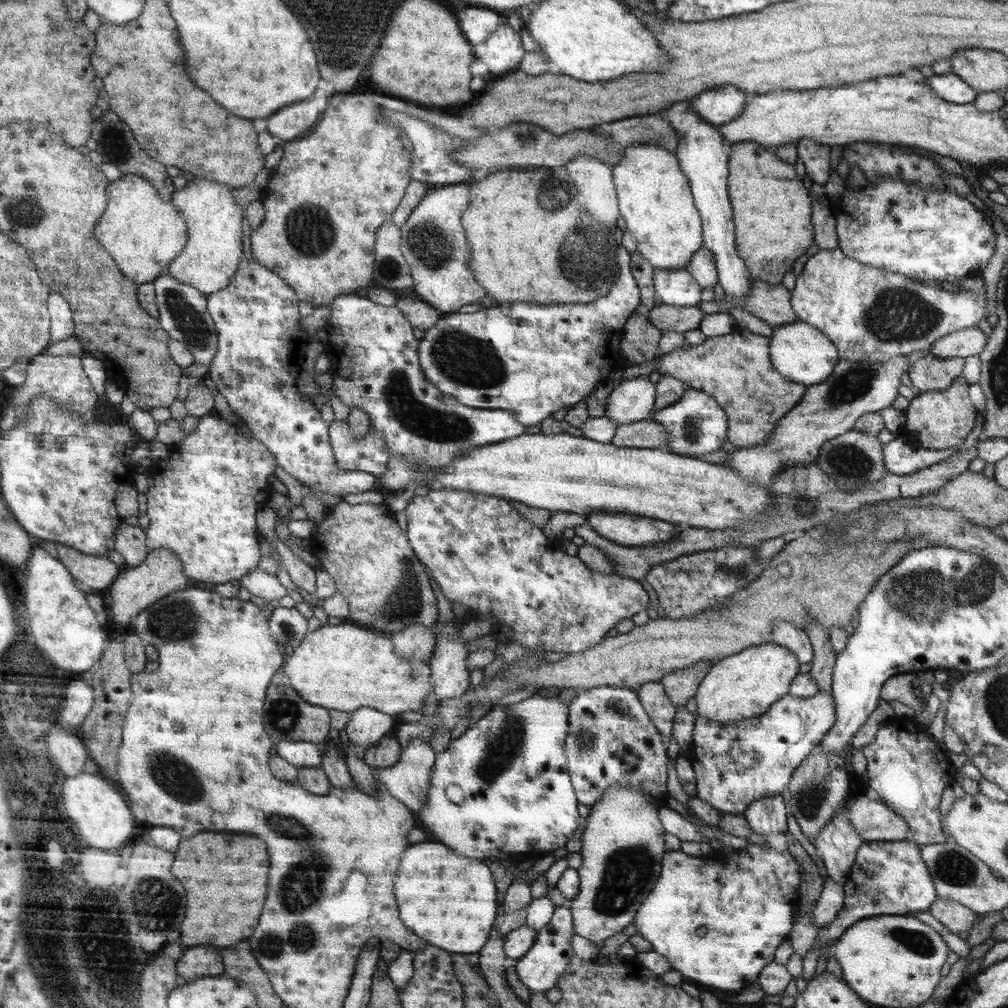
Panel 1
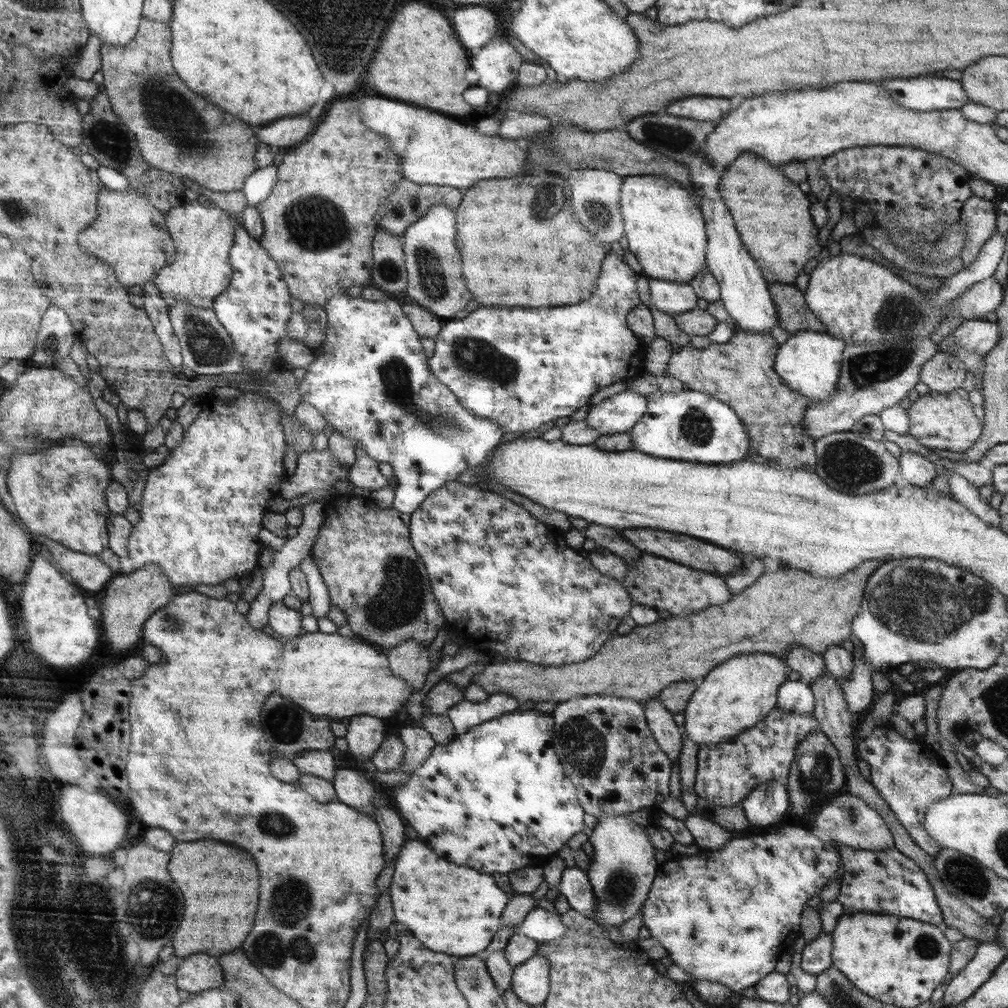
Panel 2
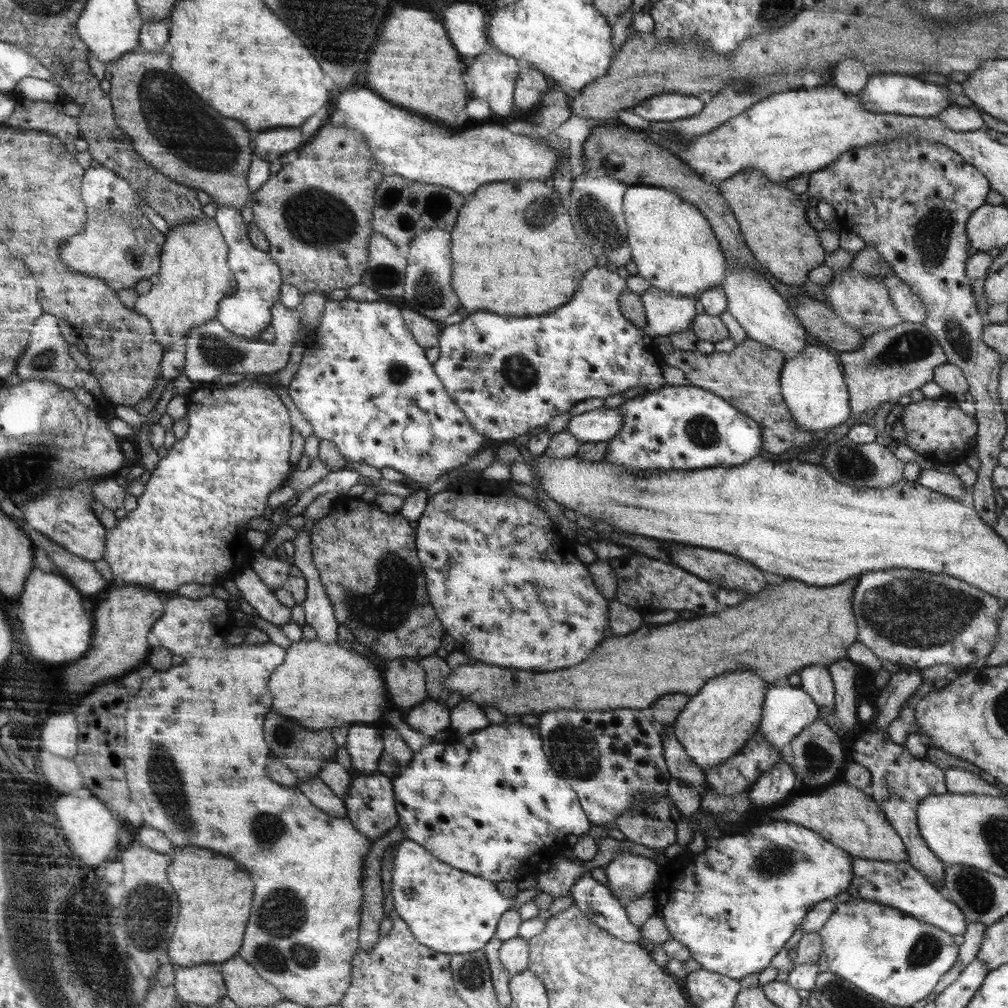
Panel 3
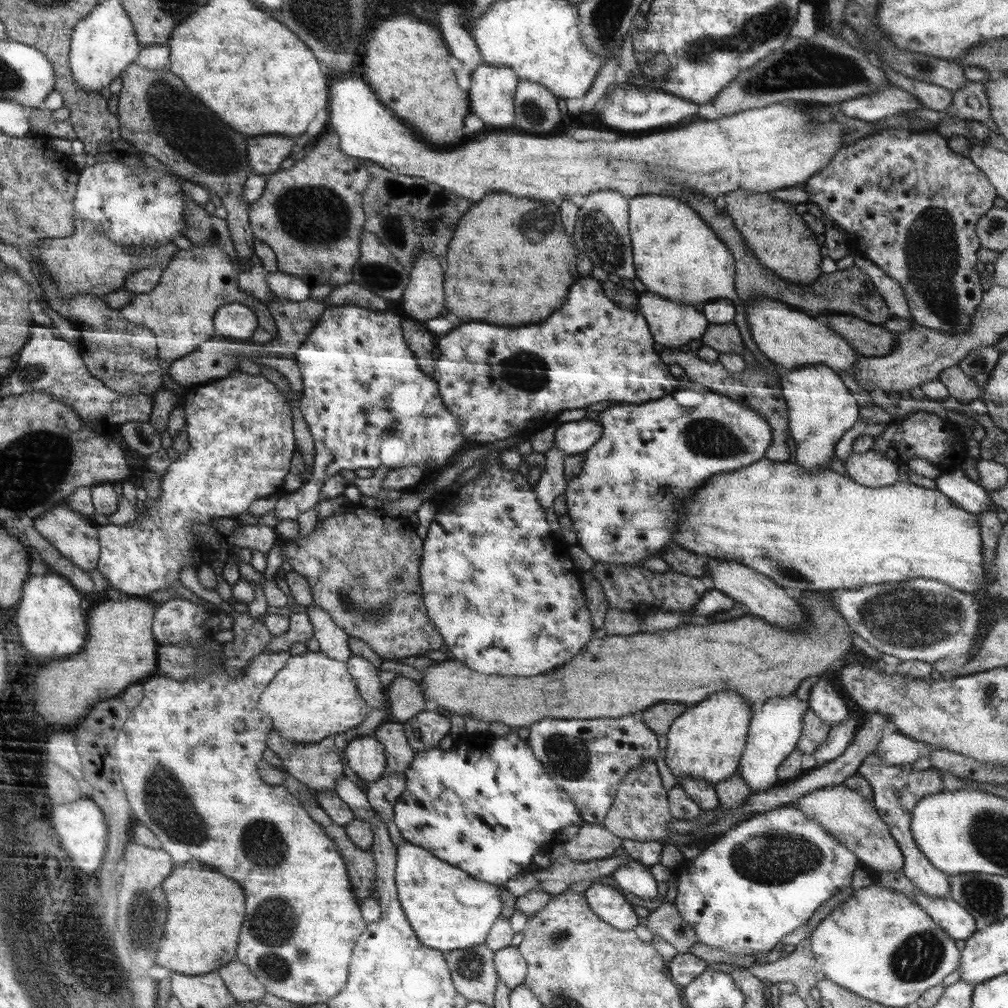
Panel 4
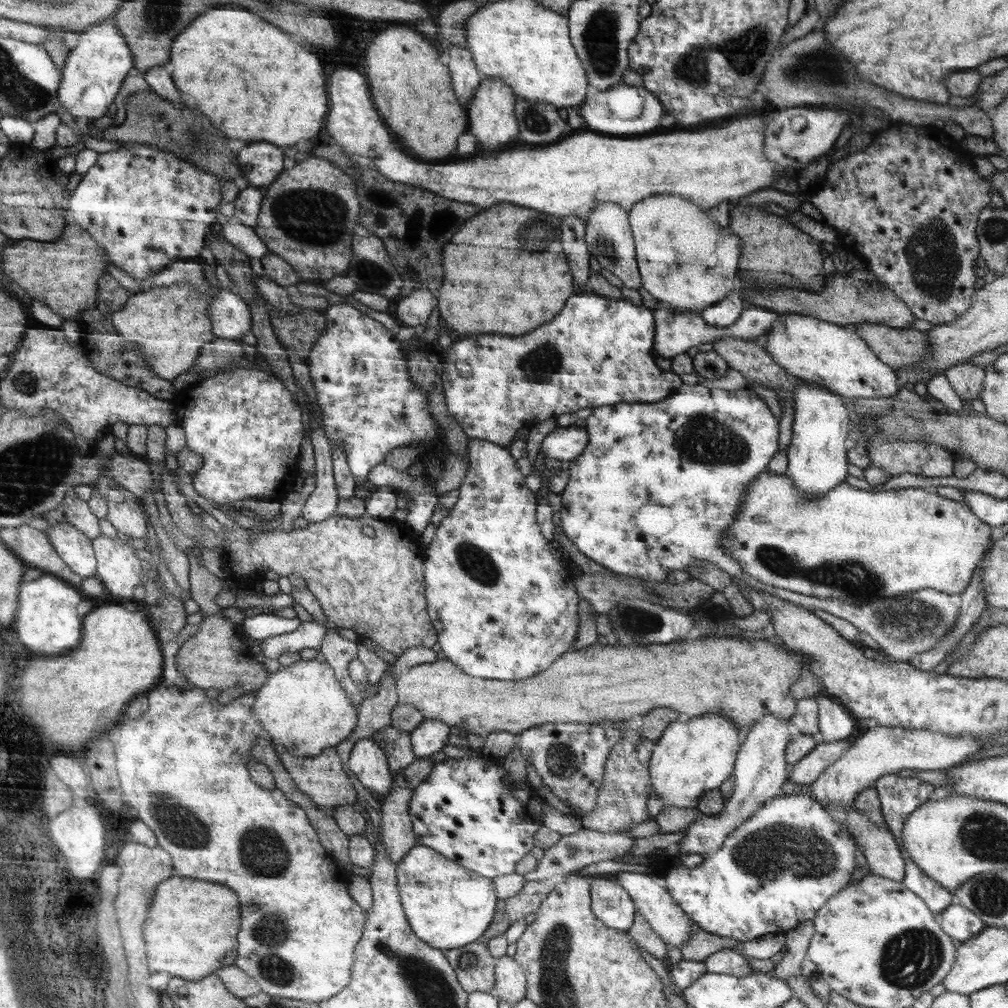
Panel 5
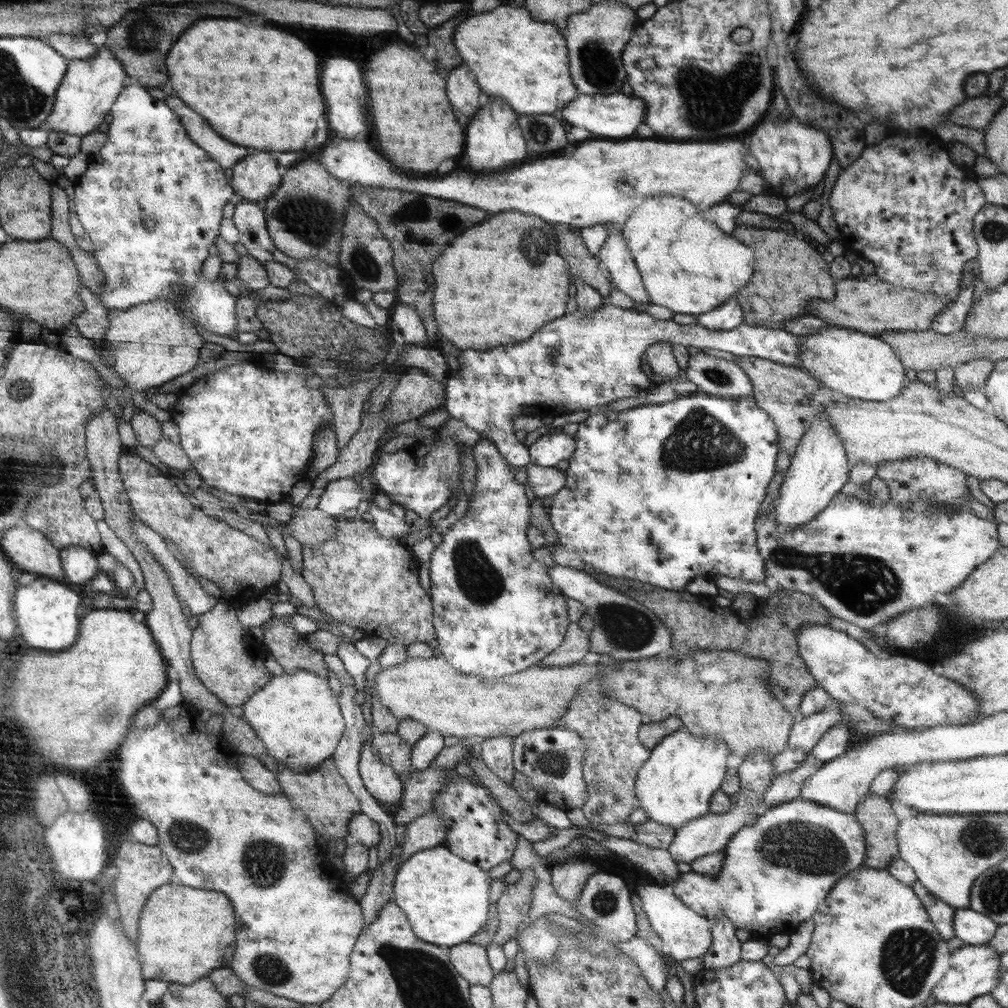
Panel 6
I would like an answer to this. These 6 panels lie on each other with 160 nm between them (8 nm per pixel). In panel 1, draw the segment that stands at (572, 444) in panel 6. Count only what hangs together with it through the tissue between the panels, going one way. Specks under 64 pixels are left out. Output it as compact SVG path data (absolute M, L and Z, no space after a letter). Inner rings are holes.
M649 377L628 378L608 395L604 416L618 426L651 419L656 409L656 396L655 383Z

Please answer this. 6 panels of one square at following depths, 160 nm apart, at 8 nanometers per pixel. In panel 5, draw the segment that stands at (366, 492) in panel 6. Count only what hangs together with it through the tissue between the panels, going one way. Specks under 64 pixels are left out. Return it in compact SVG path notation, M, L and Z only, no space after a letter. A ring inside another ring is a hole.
M314 431L311 434L311 443L316 462L315 490L306 499L301 516L308 522L315 523L336 515L339 498L333 477L333 458L328 437L322 431Z

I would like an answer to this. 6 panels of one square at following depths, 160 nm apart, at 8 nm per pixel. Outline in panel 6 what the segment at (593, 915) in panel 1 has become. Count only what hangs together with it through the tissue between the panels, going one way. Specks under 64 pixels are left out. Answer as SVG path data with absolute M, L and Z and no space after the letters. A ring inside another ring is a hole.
M640 882L634 893L640 898L642 909L650 921L654 932L662 939L666 952L670 958L678 963L689 958L702 958L709 952L713 942L712 926L702 915L692 911L678 896L674 895L665 886L656 882Z

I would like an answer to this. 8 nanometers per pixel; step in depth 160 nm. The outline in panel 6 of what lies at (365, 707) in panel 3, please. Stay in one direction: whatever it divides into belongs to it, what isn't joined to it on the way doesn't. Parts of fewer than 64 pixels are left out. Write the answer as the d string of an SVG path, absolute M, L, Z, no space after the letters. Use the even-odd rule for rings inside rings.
M296 669L292 673L274 675L239 709L264 743L270 757L295 771L310 772L333 756L338 740L345 734L347 724L340 714L338 701L326 678L315 672Z

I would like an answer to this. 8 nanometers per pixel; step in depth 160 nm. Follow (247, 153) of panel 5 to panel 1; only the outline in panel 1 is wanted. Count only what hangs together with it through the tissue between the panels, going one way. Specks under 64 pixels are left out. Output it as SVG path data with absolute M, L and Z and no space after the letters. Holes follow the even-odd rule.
M312 98L296 102L294 106L286 106L268 118L266 130L272 136L285 142L300 139L317 124L321 118L319 106Z

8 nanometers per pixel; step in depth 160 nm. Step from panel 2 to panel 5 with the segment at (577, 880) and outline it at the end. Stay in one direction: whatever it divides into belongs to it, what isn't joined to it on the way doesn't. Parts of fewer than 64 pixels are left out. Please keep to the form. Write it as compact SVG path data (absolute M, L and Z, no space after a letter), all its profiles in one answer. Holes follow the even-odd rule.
M608 876L592 878L592 909L614 930L627 931L636 920L637 908L629 892L620 883L610 881Z

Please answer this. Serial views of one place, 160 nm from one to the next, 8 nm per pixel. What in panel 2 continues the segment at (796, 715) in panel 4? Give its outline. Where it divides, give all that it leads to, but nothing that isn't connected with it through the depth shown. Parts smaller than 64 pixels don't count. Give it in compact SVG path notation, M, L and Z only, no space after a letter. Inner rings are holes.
M787 680L780 685L777 708L809 715L815 707L815 696L804 680Z

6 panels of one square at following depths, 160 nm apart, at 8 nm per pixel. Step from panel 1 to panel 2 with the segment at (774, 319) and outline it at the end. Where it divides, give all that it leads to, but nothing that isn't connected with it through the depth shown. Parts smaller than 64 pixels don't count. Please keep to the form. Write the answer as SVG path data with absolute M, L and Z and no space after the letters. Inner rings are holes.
M769 283L769 291L777 307L780 328L789 333L805 330L827 333L825 326L807 308L804 293L794 284Z

